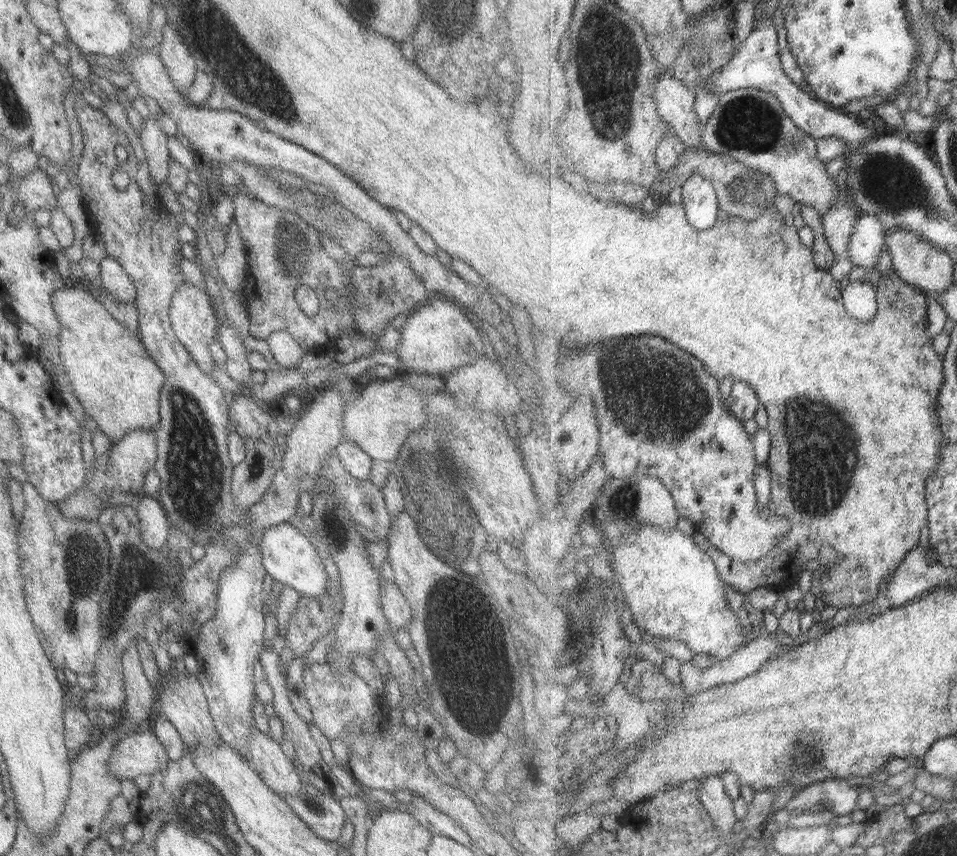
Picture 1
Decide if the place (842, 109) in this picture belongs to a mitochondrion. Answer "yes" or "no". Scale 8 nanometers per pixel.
no

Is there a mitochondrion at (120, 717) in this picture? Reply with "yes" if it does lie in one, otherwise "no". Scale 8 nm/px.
no

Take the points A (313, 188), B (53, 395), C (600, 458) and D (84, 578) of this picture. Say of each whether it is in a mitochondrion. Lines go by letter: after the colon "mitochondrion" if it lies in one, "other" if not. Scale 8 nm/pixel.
A: other
B: other
C: other
D: mitochondrion

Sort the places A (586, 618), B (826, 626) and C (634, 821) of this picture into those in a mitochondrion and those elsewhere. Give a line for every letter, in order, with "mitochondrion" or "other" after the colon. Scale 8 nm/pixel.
A: mitochondrion
B: other
C: other

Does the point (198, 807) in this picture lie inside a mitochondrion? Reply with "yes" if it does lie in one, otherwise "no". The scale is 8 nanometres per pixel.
yes

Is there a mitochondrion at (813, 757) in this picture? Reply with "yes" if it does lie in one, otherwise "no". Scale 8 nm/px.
yes

